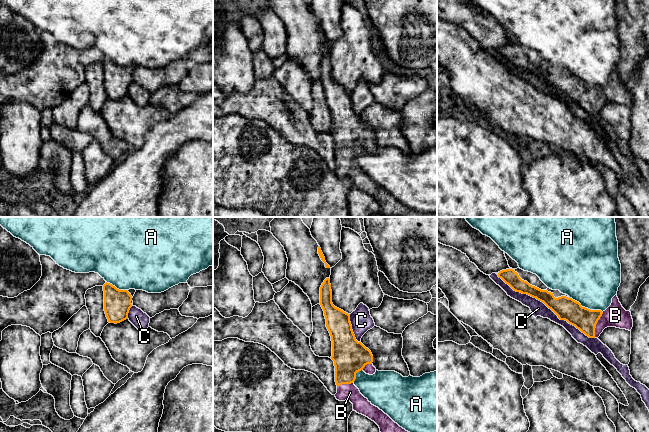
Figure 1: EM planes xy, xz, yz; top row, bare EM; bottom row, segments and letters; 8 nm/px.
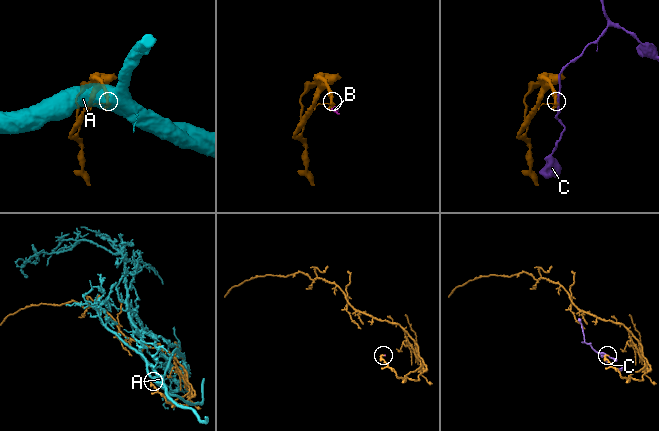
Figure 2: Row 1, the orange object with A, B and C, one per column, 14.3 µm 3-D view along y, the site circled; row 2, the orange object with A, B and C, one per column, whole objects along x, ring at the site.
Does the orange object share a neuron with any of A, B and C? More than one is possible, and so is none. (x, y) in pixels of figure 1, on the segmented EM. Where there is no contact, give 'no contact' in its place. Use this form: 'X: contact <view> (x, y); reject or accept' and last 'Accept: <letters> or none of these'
A: contact yz (586, 308); reject
B: contact yz (595, 325); accept
C: contact yz (546, 305); reject
Accept: B

